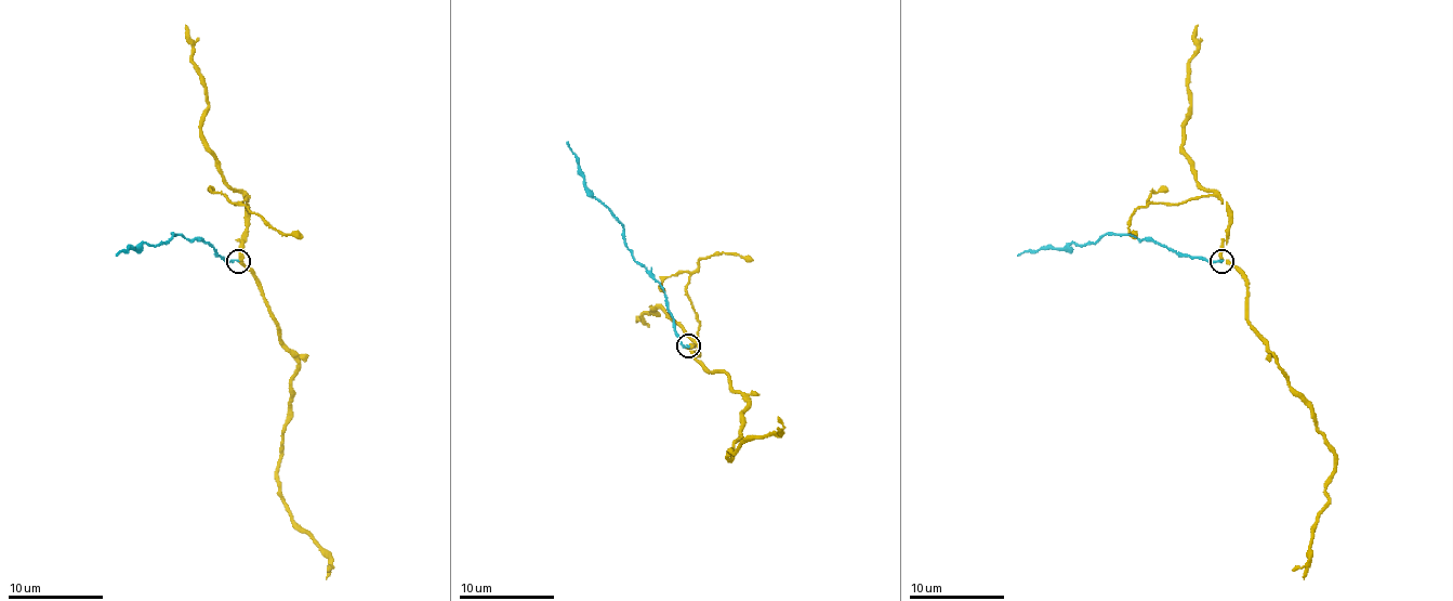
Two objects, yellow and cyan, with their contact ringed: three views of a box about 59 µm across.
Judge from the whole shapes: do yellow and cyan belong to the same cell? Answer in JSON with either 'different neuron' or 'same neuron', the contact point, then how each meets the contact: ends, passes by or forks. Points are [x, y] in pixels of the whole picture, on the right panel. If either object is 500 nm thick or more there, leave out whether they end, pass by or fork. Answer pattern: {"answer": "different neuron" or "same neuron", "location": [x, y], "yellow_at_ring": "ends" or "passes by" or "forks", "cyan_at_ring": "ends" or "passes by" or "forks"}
{"answer": "different neuron", "location": [1222, 261], "yellow_at_ring": "passes by", "cyan_at_ring": "ends"}

